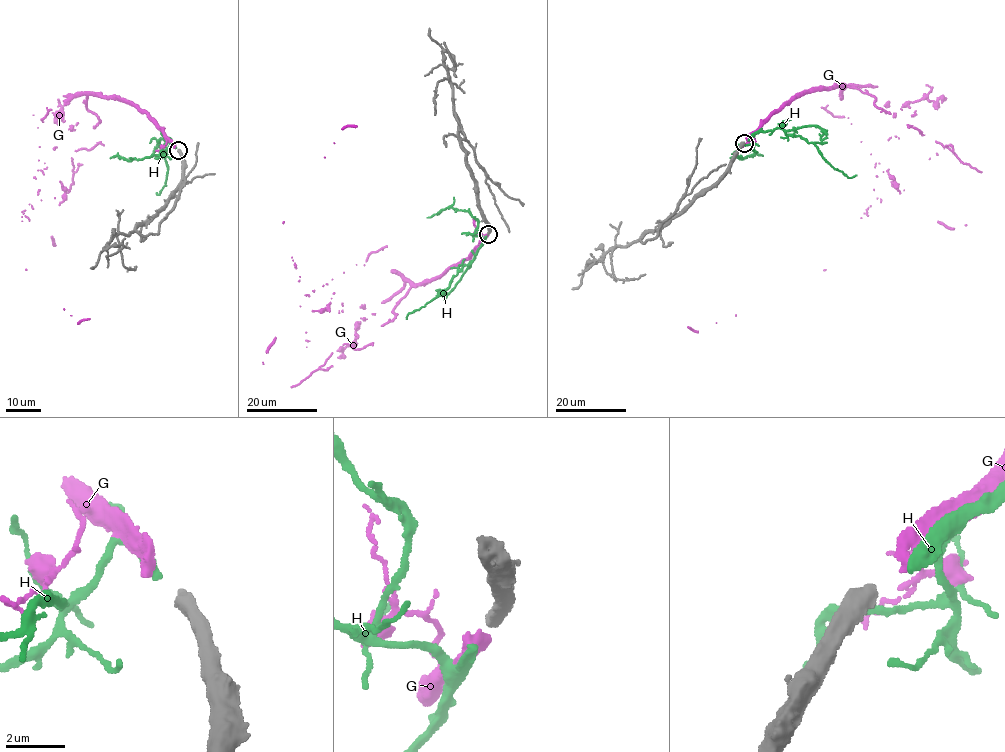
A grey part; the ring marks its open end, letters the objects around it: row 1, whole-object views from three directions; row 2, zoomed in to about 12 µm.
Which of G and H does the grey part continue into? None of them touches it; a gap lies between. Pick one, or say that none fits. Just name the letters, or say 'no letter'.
G

